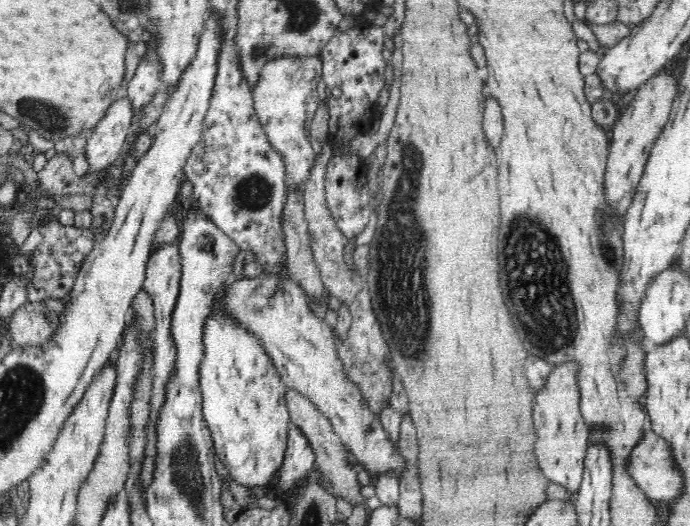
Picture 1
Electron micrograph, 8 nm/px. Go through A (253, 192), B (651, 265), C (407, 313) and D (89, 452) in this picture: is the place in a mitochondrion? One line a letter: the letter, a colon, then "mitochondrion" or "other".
A: mitochondrion
B: other
C: mitochondrion
D: other

